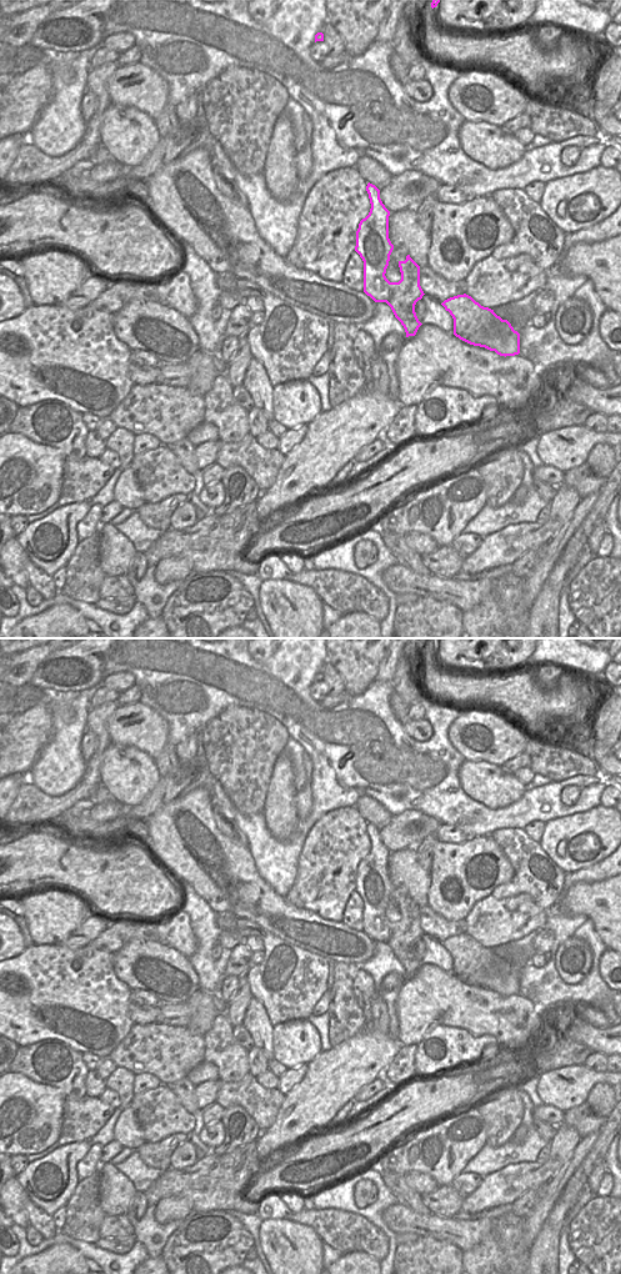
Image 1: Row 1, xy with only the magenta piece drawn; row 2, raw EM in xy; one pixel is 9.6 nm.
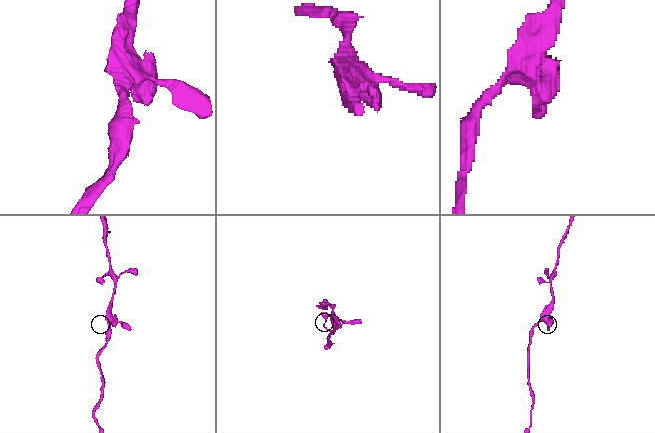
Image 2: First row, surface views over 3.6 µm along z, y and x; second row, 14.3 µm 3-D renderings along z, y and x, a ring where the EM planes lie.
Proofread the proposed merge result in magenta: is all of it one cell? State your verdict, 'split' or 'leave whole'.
split

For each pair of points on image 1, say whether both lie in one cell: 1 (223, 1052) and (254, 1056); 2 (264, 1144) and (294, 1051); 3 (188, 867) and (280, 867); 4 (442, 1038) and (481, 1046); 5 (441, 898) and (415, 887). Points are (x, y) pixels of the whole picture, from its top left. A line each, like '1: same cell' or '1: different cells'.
1: different cells
2: different cells
3: different cells
4: same cell
5: different cells

